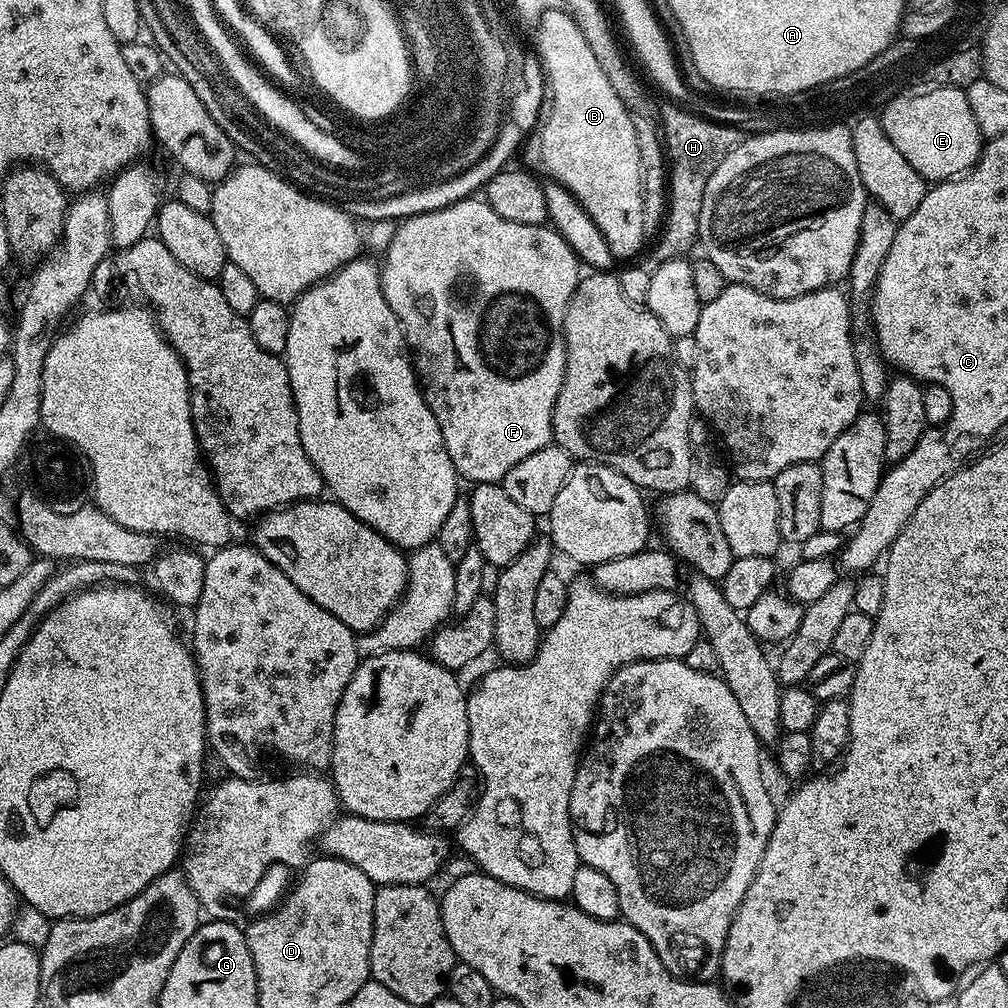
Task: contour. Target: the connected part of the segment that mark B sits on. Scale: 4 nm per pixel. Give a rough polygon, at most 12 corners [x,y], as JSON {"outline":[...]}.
{"outline":[[568,13],[535,51],[540,160],[617,261],[646,243],[636,121]]}

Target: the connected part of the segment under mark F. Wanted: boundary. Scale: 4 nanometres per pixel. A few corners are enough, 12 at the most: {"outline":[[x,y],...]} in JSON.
{"outline":[[483,198],[380,285],[457,477],[552,439],[582,264]]}

